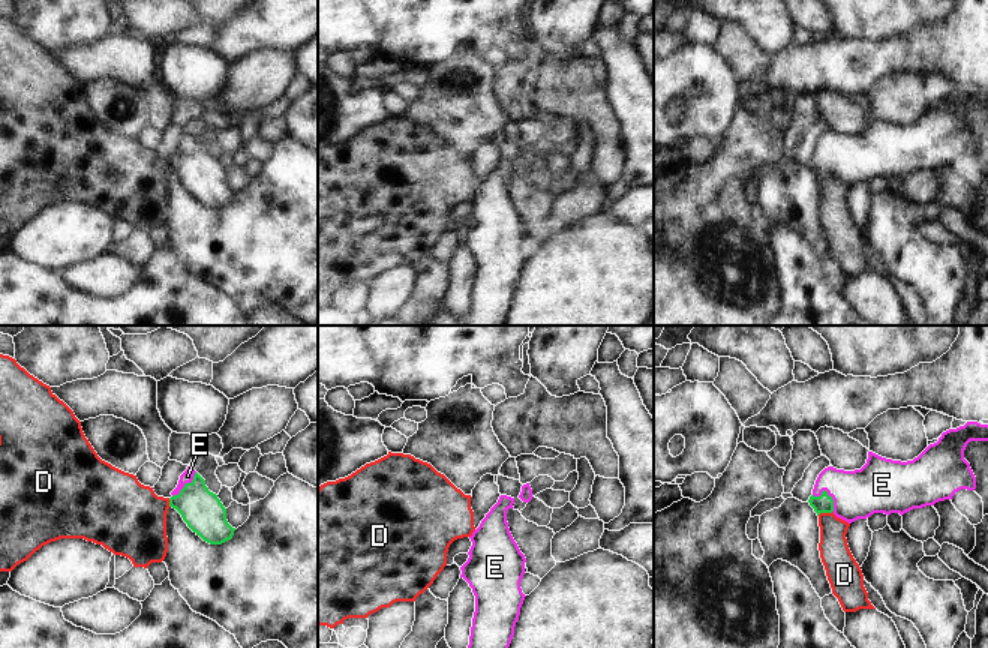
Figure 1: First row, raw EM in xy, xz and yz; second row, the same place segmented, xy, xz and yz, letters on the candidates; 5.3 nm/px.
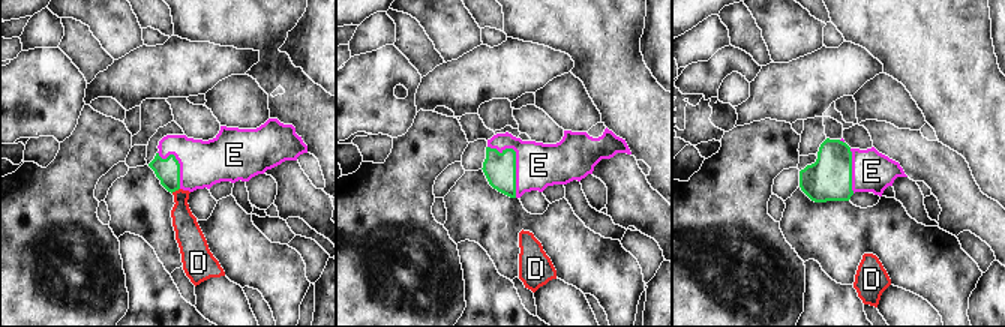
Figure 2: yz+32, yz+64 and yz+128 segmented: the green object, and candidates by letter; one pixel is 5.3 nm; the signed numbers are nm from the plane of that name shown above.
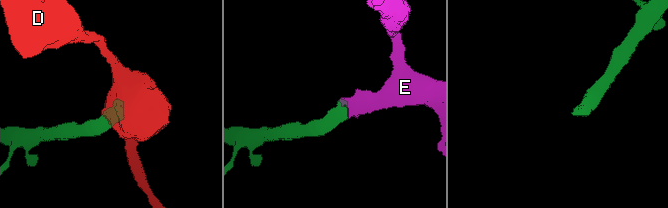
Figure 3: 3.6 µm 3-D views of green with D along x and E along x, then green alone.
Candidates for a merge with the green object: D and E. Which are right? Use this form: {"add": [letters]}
{"add": ["E"]}

